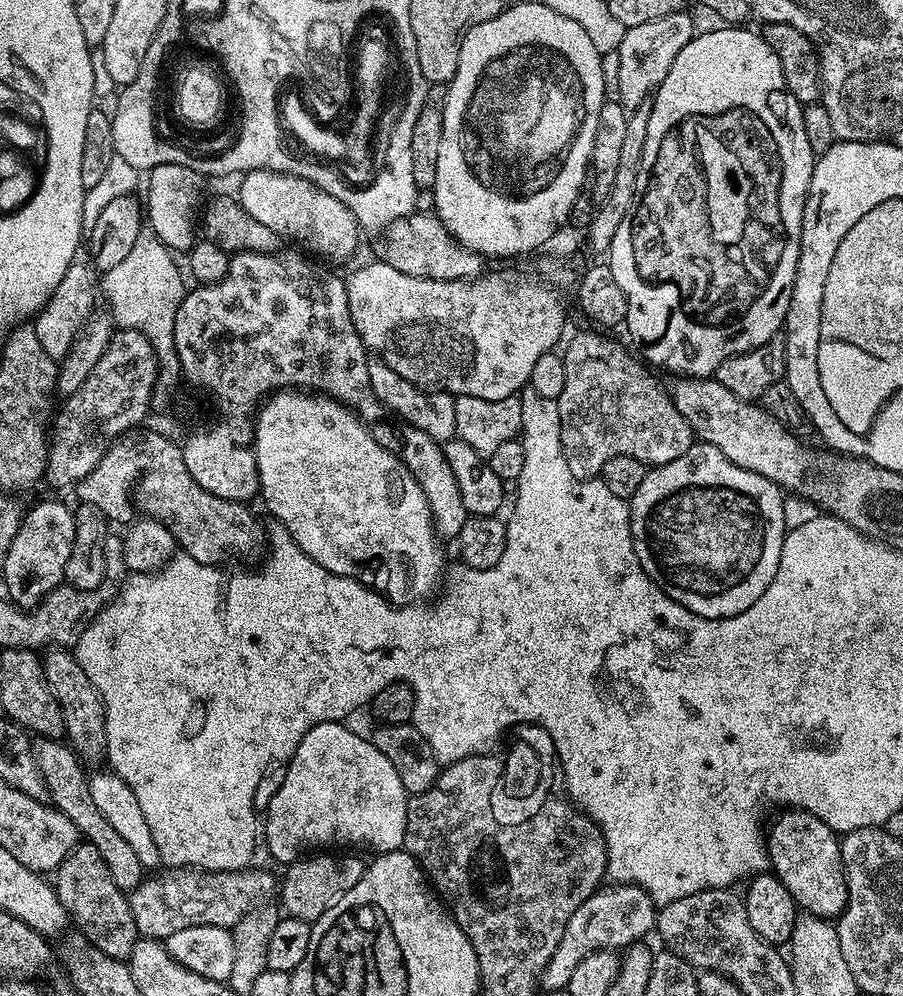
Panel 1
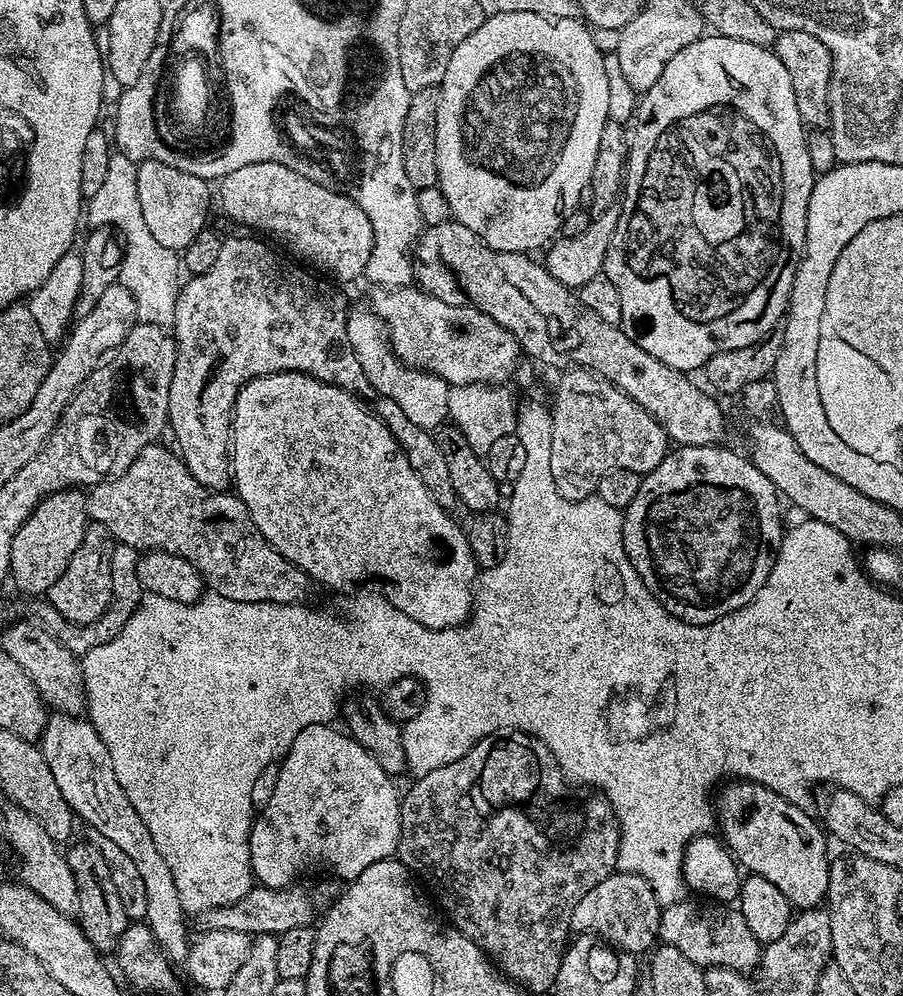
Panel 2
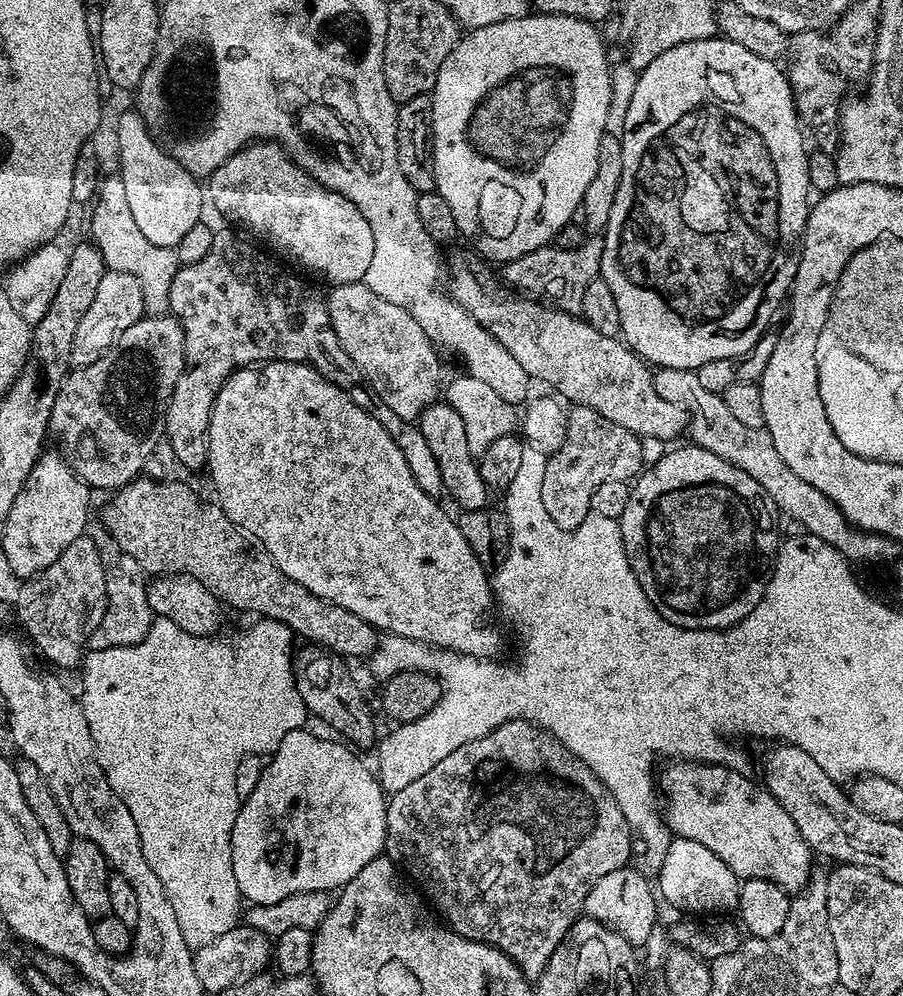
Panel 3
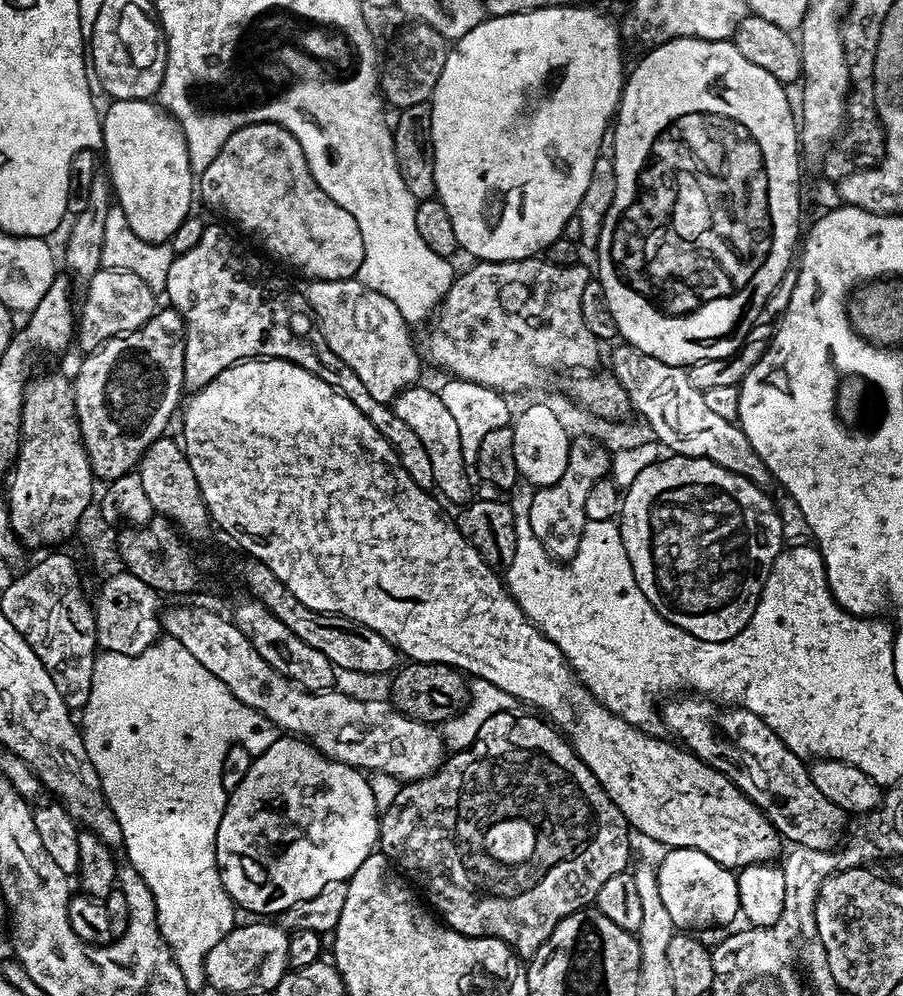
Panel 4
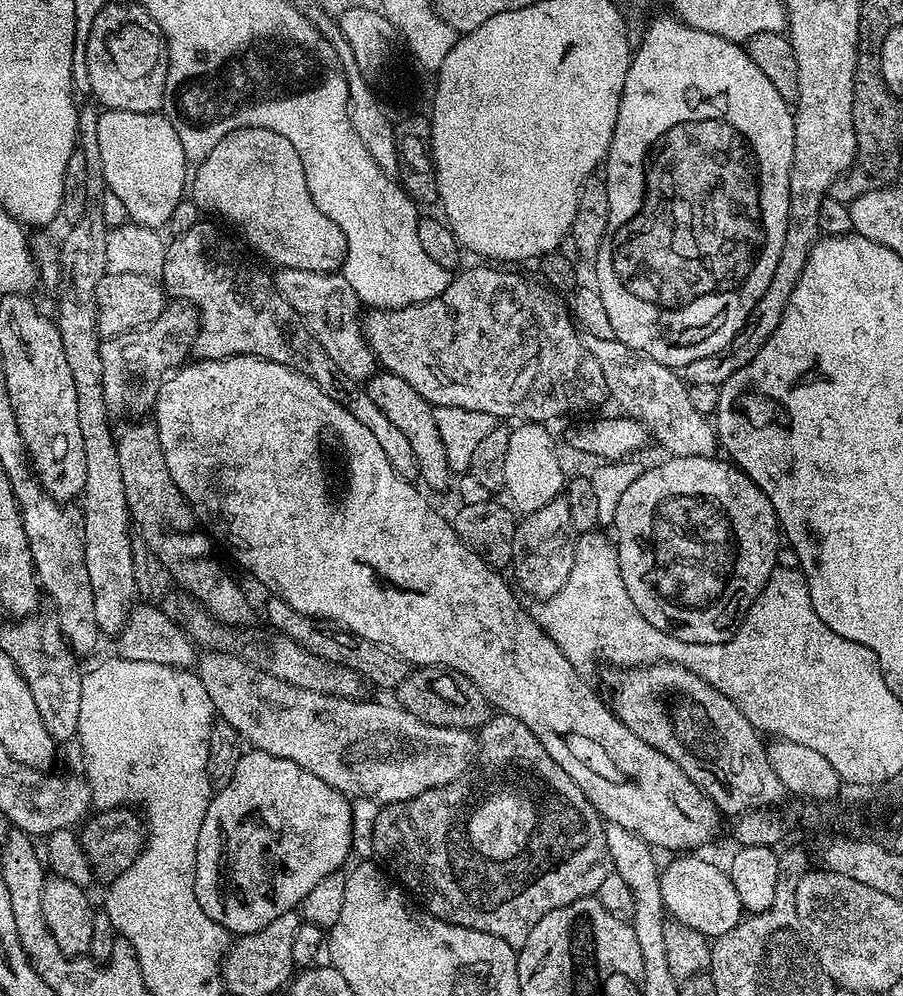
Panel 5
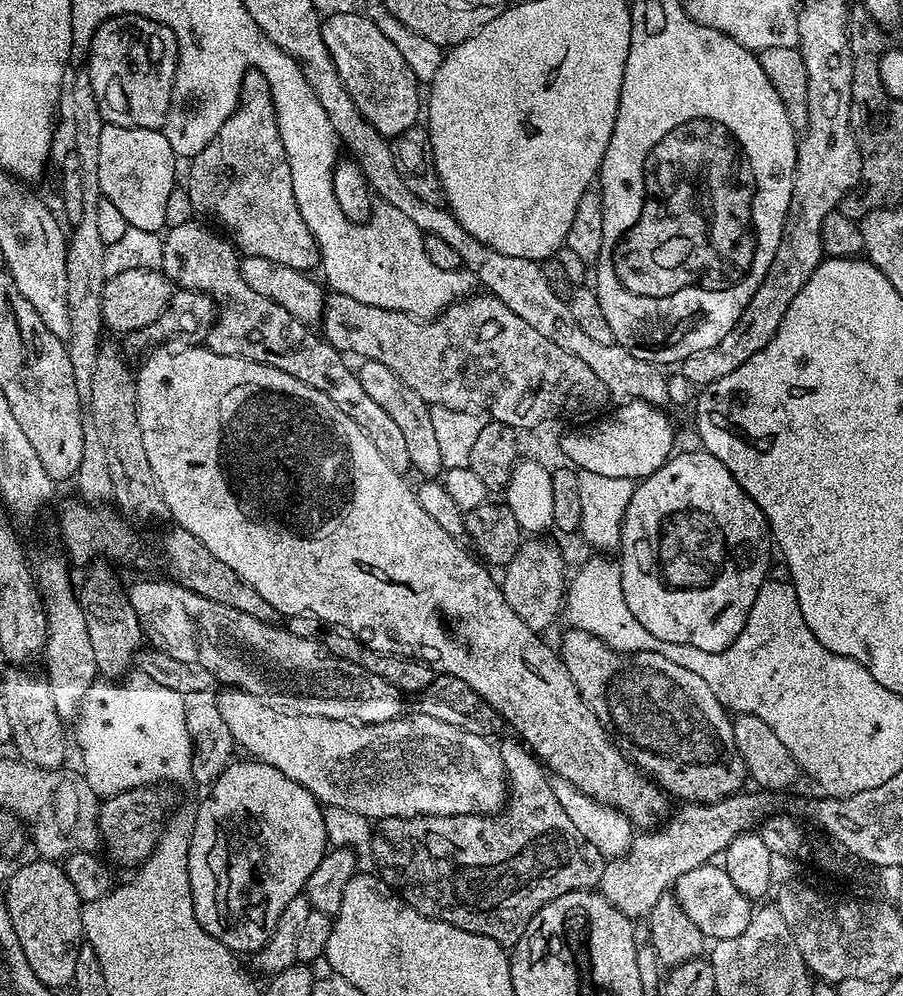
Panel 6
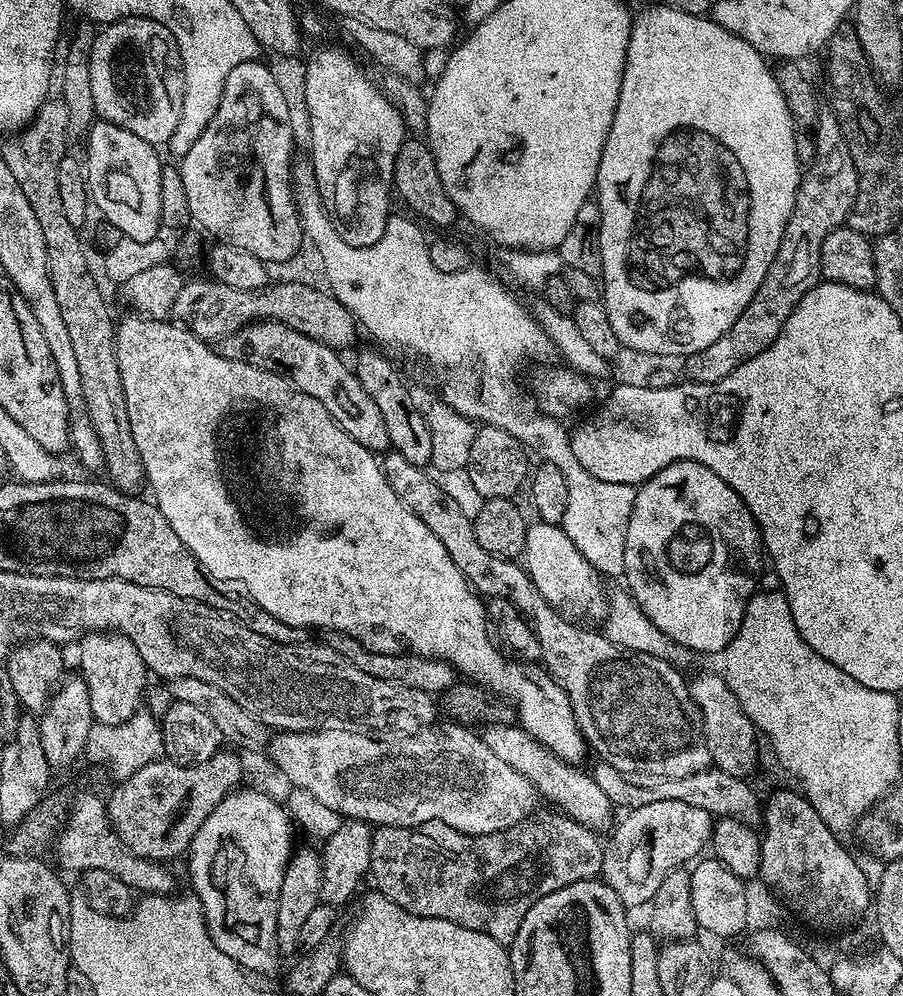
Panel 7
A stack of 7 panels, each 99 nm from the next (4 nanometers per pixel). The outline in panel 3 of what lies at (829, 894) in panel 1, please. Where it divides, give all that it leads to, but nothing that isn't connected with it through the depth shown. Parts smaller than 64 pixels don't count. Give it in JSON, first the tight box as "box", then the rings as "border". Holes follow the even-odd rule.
{"box":[658,762,814,894],"border":[[[672,762],[667,765],[669,768],[664,773],[659,773],[658,788],[662,793],[662,800],[668,803],[668,812],[666,808],[666,823],[677,837],[682,839],[693,839],[694,842],[700,842],[707,849],[712,850],[739,877],[741,881],[745,880],[765,880],[766,882],[774,882],[782,889],[783,892],[795,894],[803,890],[807,885],[808,879],[811,877],[814,869],[814,853],[810,845],[806,842],[806,838],[802,838],[802,830],[798,830],[798,826],[794,826],[794,818],[790,818],[790,814],[786,814],[786,810],[782,810],[782,806],[776,799],[768,793],[767,788],[756,784],[748,776],[743,776],[743,771],[735,768],[729,768],[727,764],[706,764],[703,762]]]}

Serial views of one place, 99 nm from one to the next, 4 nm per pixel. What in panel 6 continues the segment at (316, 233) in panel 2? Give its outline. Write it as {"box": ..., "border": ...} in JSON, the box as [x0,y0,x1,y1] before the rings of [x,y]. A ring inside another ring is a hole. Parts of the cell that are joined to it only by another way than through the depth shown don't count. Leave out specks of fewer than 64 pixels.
{"box":[188,74,320,272],"border":[[[258,74],[245,77],[240,104],[222,122],[218,134],[200,153],[191,157],[188,168],[188,200],[210,219],[220,219],[219,227],[230,237],[233,245],[244,256],[270,258],[282,266],[290,266],[299,272],[315,269],[320,263],[320,247],[316,244],[310,226],[302,222],[298,202],[294,202],[294,182],[290,178],[290,162],[282,146],[282,138],[272,105],[272,95],[267,80]]]}

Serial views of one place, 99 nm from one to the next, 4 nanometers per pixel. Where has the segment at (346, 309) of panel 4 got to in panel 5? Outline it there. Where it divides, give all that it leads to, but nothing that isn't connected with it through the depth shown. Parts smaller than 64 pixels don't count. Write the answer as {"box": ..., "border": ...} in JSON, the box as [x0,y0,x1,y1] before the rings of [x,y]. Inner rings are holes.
{"box":[274,268,378,382],"border":[[[280,268],[274,276],[277,292],[299,316],[308,333],[330,354],[330,359],[342,374],[357,382],[367,381],[377,371],[378,361],[372,347],[364,339],[361,317],[356,317],[358,301],[352,287],[344,281],[343,275],[330,272],[311,272],[310,270],[294,270]]]}

